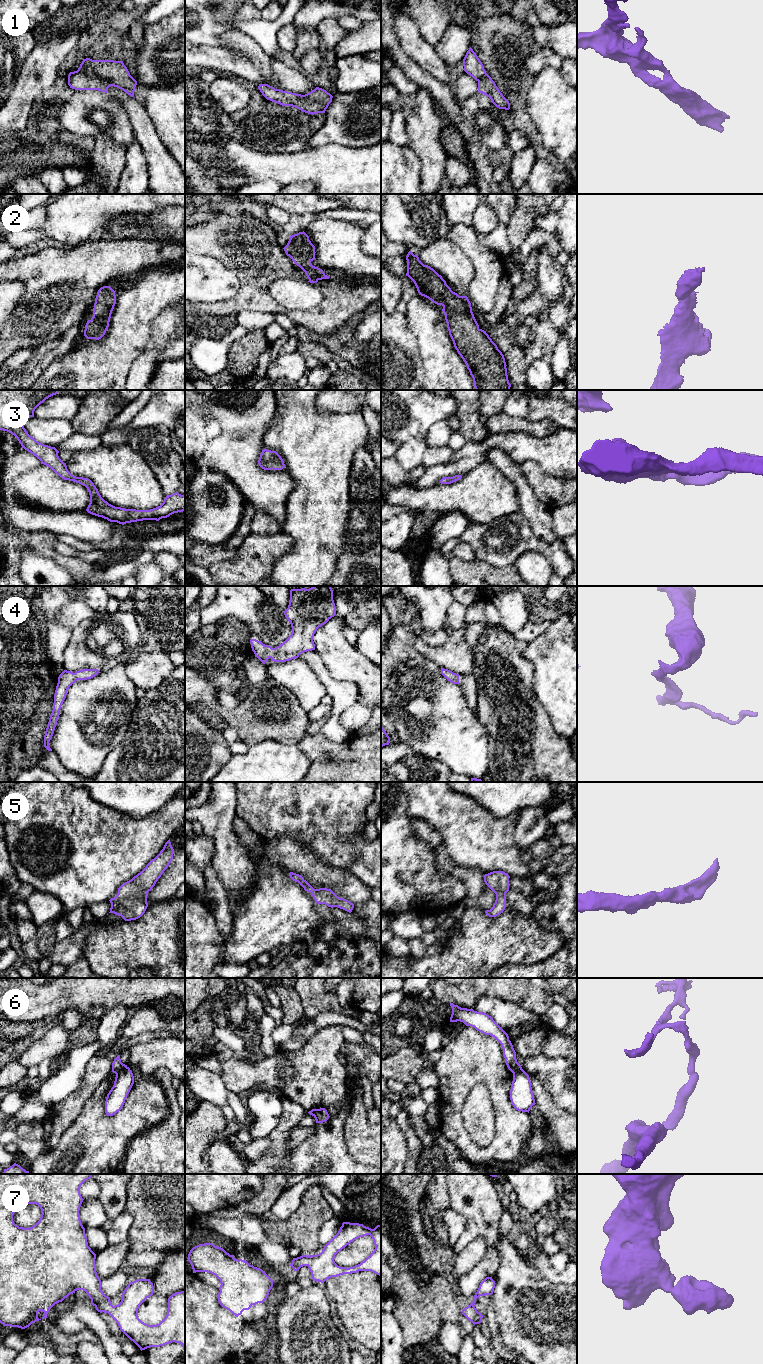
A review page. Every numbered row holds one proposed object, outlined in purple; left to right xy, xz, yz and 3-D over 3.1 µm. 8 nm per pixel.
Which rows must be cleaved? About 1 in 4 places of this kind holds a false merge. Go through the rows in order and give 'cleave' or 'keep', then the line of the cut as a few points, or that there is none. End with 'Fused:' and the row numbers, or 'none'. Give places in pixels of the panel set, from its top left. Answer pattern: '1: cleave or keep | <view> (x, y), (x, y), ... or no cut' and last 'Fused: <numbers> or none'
1: keep | no cut
2: keep | no cut
3: keep | no cut
4: keep | no cut
5: keep | no cut
6: cleave | xy (126, 1065), (116, 1074)
7: keep | no cut
Fused: 6

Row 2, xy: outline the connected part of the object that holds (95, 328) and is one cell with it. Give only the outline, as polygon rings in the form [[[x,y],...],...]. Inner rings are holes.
[[[110,286],[101,287],[95,298],[93,317],[85,325],[87,339],[99,340],[105,335],[115,304],[115,291]]]

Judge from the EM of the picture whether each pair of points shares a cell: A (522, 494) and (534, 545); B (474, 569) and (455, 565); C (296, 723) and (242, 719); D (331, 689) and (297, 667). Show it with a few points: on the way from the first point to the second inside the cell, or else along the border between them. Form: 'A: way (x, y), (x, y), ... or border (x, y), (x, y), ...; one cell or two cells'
A: border (520, 510), (532, 532), (546, 543); two cells
B: way (469, 569), (460, 569); one cell
C: way (283, 724), (264, 724), (255, 719); one cell
D: border (308, 663), (324, 686), (326, 693); two cells

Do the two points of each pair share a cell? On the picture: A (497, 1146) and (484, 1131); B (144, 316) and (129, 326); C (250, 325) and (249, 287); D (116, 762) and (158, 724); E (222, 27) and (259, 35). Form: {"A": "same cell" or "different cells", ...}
{"A": "different cells", "B": "same cell", "C": "different cells", "D": "same cell", "E": "same cell"}

